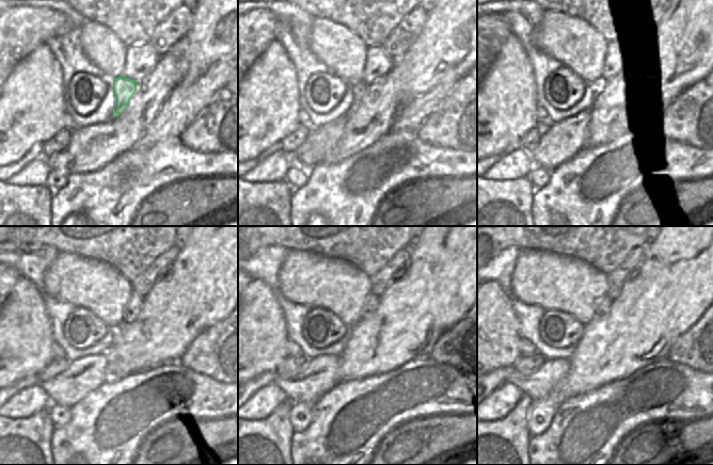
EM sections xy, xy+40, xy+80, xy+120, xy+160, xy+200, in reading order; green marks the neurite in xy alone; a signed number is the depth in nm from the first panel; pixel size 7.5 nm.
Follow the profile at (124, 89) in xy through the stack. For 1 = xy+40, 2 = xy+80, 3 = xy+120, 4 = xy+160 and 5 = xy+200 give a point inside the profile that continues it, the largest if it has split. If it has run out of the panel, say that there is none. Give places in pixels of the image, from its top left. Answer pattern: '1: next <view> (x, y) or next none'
1: next xy+40 (313, 151)
2: next xy+80 (563, 140)
3: next xy+120 (82, 375)
4: next xy+160 (320, 374)
5: next xy+200 (540, 383)

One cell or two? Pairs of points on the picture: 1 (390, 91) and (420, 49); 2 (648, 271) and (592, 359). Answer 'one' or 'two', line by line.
1: two
2: one

